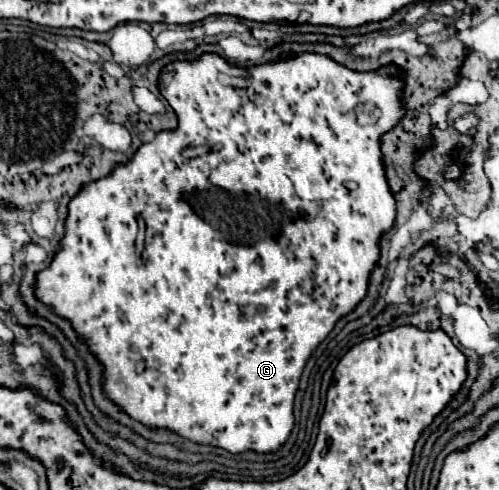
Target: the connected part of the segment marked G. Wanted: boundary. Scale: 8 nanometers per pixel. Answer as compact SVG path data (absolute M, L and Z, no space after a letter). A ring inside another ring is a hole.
M314 52L294 56L282 54L274 62L252 66L248 70L240 68L240 72L217 72L233 71L233 68L236 68L234 64L227 63L218 54L202 54L196 60L176 60L162 68L158 90L176 112L178 126L174 130L158 132L154 140L140 146L125 166L114 168L106 178L84 184L72 196L68 202L68 216L64 220L64 236L58 244L58 252L54 254L50 266L36 274L34 296L50 306L56 316L68 320L78 338L82 338L88 344L88 350L104 364L104 394L130 418L142 422L146 428L172 430L186 440L224 448L232 454L248 450L272 454L284 446L294 428L294 396L310 352L330 334L340 316L350 314L364 300L370 274L380 260L380 238L394 226L396 198L388 186L380 138L406 116L402 104L404 70L396 64L388 64L374 72L354 72L336 60ZM226 76L250 76L252 82L246 88L234 88L222 84ZM360 104L366 104L366 122L360 122L356 114ZM350 182L356 184L354 190L346 186ZM138 216L146 222L146 242L140 258L134 252Z

